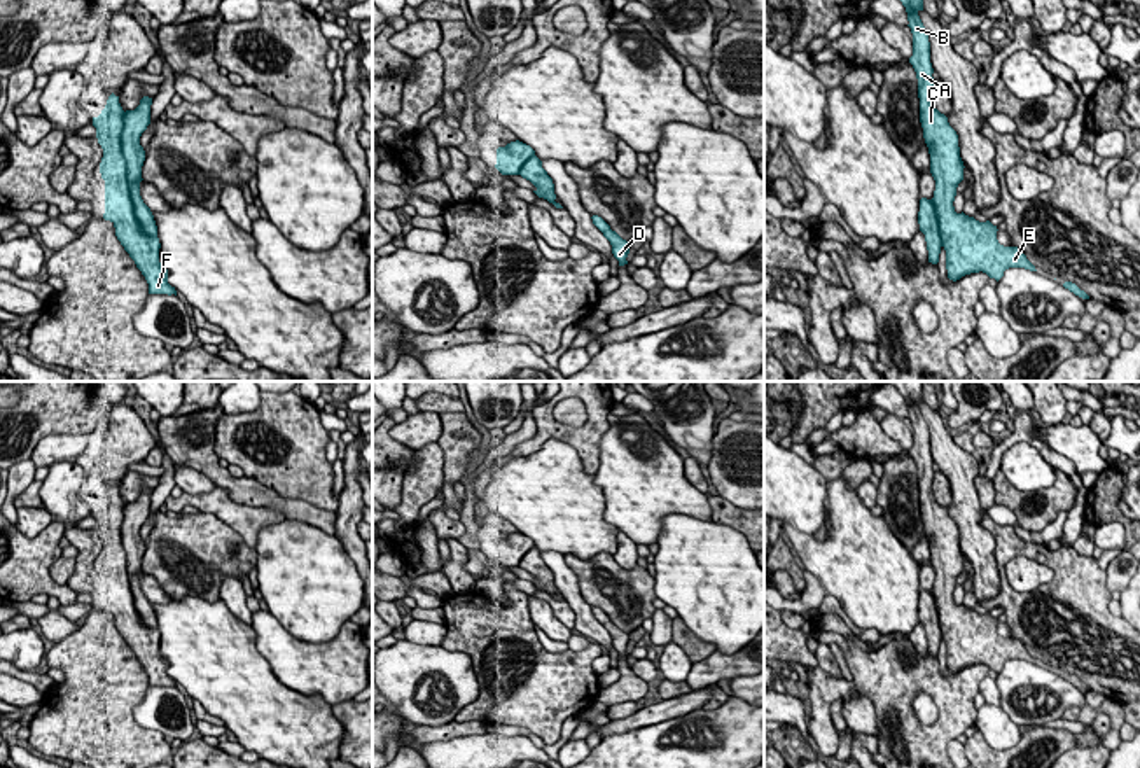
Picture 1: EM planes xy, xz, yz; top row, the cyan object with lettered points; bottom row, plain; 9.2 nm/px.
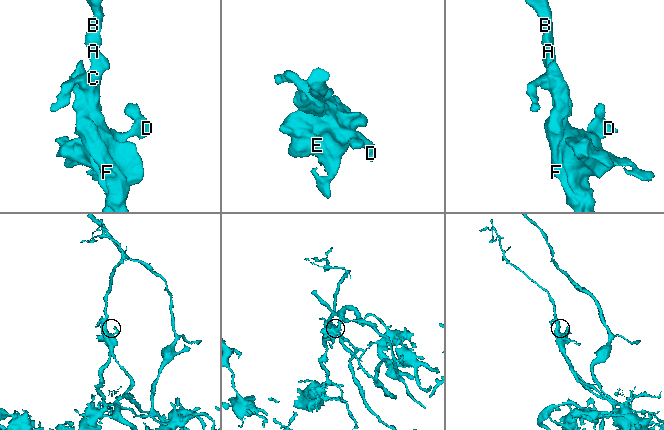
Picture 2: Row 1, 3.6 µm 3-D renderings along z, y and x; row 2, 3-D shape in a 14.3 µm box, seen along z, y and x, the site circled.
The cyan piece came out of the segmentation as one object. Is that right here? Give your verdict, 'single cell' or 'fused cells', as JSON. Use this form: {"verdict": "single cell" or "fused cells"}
{"verdict": "single cell"}

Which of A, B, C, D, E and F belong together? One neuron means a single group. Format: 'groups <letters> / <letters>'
groups A B C D E F

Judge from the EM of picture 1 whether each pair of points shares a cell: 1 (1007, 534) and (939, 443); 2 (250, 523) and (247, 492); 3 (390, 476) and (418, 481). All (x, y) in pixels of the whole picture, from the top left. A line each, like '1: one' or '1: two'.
1: two
2: two
3: two

